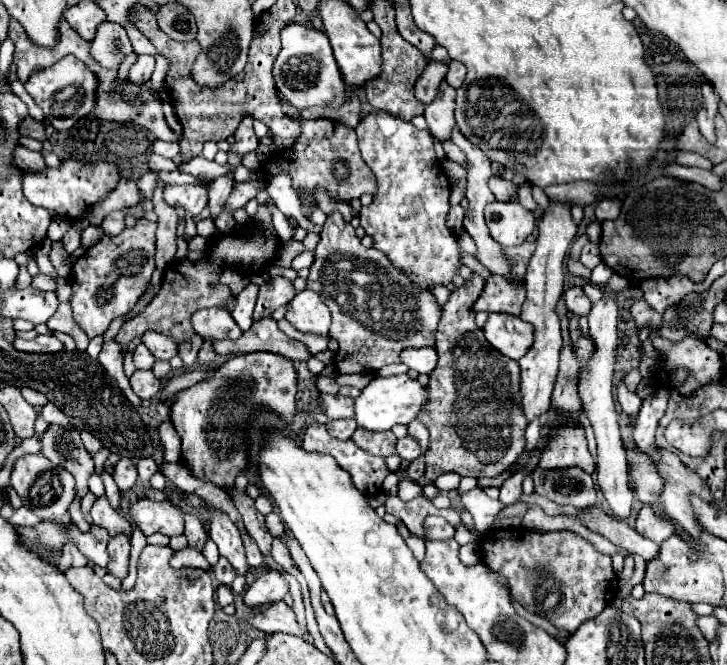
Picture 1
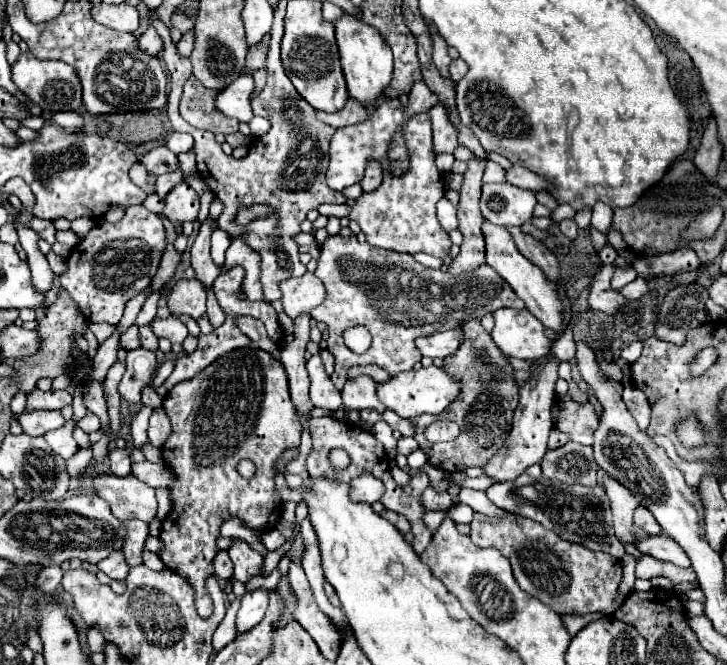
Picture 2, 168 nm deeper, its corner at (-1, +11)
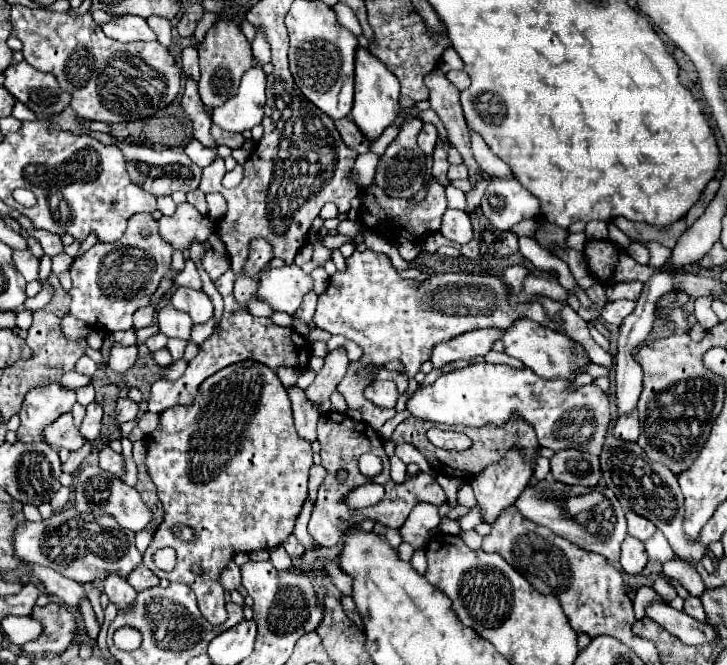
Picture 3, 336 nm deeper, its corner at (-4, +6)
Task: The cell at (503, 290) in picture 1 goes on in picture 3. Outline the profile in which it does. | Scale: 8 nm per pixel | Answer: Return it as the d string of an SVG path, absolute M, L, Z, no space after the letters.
M355 250L345 262L347 270L331 274L325 292L319 294L313 322L317 328L323 328L331 334L341 334L361 346L363 358L349 364L347 374L337 386L337 392L341 392L347 406L351 410L359 410L363 420L375 430L381 430L381 426L395 416L395 410L375 408L371 402L365 402L365 398L361 398L361 386L365 386L365 378L357 378L359 368L363 368L365 364L385 366L393 360L399 360L403 364L405 378L411 380L419 372L421 364L429 360L431 348L437 342L481 328L505 330L513 324L513 320L521 316L535 320L541 326L565 330L565 334L585 346L595 364L609 370L613 368L613 358L591 338L587 322L571 306L563 308L563 324L557 326L553 320L547 318L543 306L539 306L537 302L511 304L507 298L505 282L497 274L435 274L417 284L415 280L401 278L387 254L379 254L373 250Z

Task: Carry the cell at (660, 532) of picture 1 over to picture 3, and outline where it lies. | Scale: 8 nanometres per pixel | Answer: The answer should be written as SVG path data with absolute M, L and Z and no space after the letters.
M627 512L627 528L629 528L629 534L635 534L635 538L639 540L649 540L655 532L657 532L657 526L653 522L649 522L647 518L635 514L635 512Z

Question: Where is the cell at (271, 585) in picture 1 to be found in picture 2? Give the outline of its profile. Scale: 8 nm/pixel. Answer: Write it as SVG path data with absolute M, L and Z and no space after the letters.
M258 589L254 593L246 593L236 617L236 635L248 633L250 629L254 629L268 607L268 591L266 589Z

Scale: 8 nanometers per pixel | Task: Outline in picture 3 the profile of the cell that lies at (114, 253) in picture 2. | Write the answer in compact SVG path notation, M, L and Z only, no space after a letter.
M151 214L131 216L125 234L119 240L97 242L71 264L71 314L101 332L129 330L133 326L133 312L149 304L161 278L169 272L171 252L171 244L161 238L157 220Z

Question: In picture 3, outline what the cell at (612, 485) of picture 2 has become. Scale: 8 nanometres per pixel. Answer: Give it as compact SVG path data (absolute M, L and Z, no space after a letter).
M627 534L627 538L621 544L621 568L627 574L639 574L645 568L645 564L647 564L647 554L643 542Z

